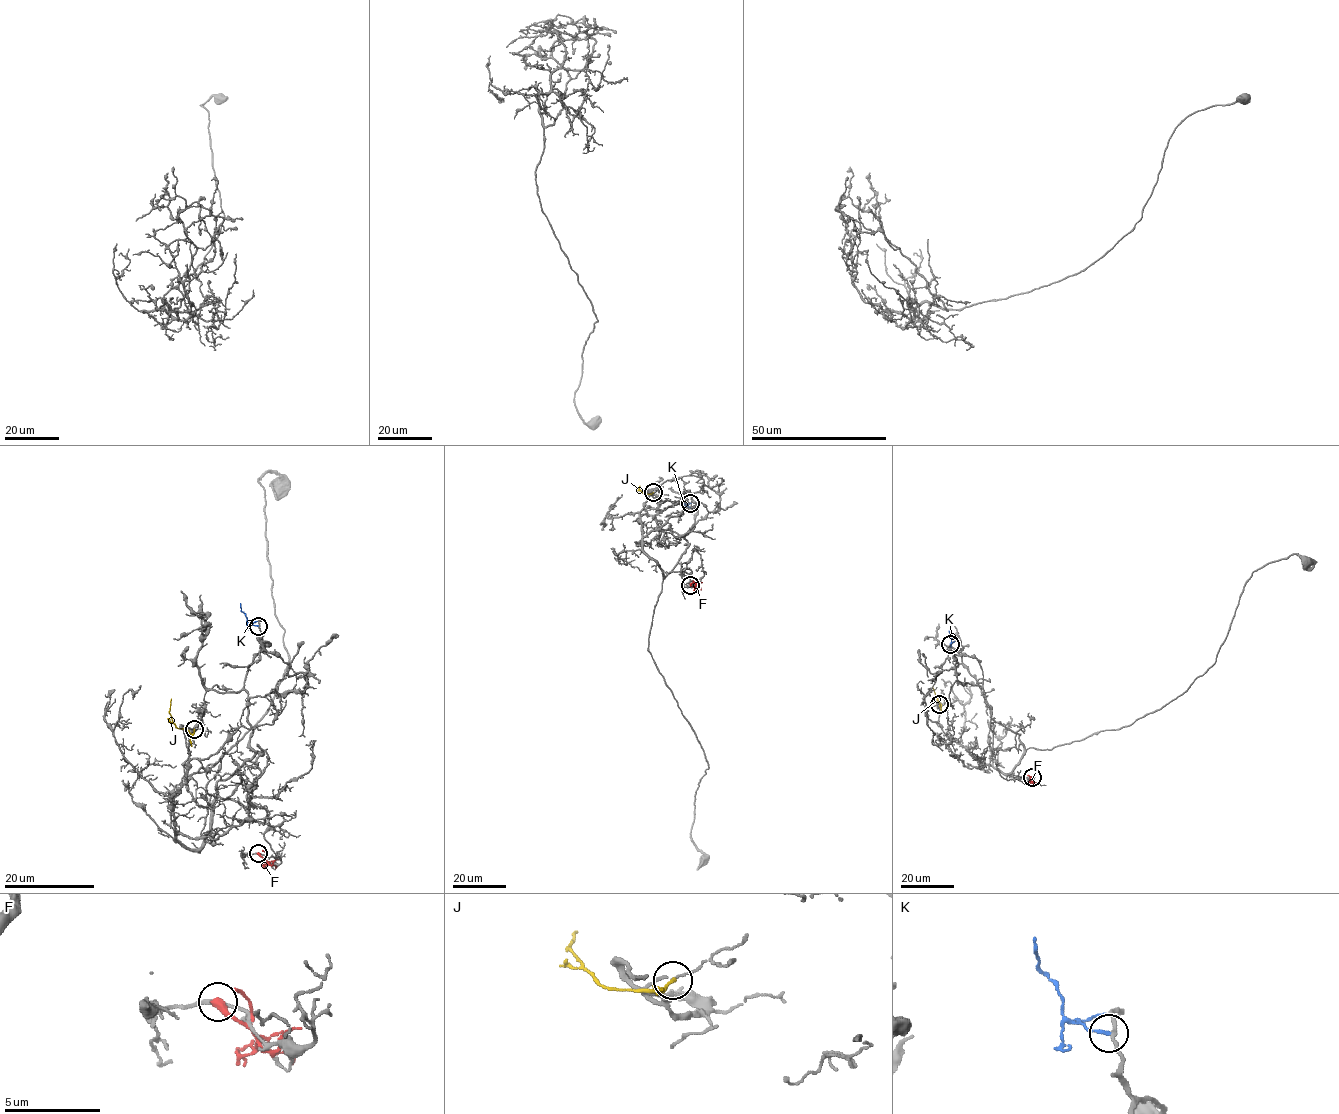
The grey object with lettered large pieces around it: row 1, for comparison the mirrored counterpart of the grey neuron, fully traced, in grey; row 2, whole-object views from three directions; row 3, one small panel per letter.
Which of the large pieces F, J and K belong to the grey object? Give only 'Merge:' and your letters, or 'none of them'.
Merge: K

